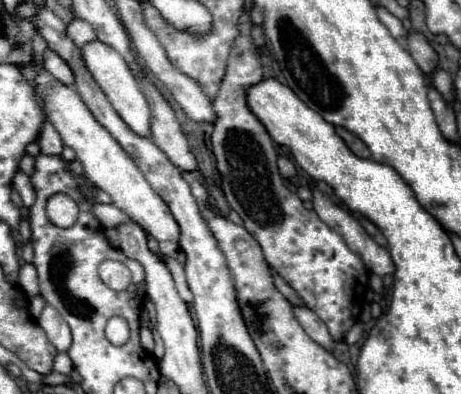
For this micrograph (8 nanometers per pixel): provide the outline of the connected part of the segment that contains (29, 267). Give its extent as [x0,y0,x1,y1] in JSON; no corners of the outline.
[19,264,39,298]

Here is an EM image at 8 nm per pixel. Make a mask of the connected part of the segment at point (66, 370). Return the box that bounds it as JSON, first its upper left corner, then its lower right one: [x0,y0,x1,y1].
[53,352,73,374]

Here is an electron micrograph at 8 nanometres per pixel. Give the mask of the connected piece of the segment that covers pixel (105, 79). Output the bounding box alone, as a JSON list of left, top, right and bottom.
[83,40,151,136]

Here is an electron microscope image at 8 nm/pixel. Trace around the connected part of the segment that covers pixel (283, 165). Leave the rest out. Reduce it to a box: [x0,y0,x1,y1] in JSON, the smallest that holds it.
[277,156,295,178]

